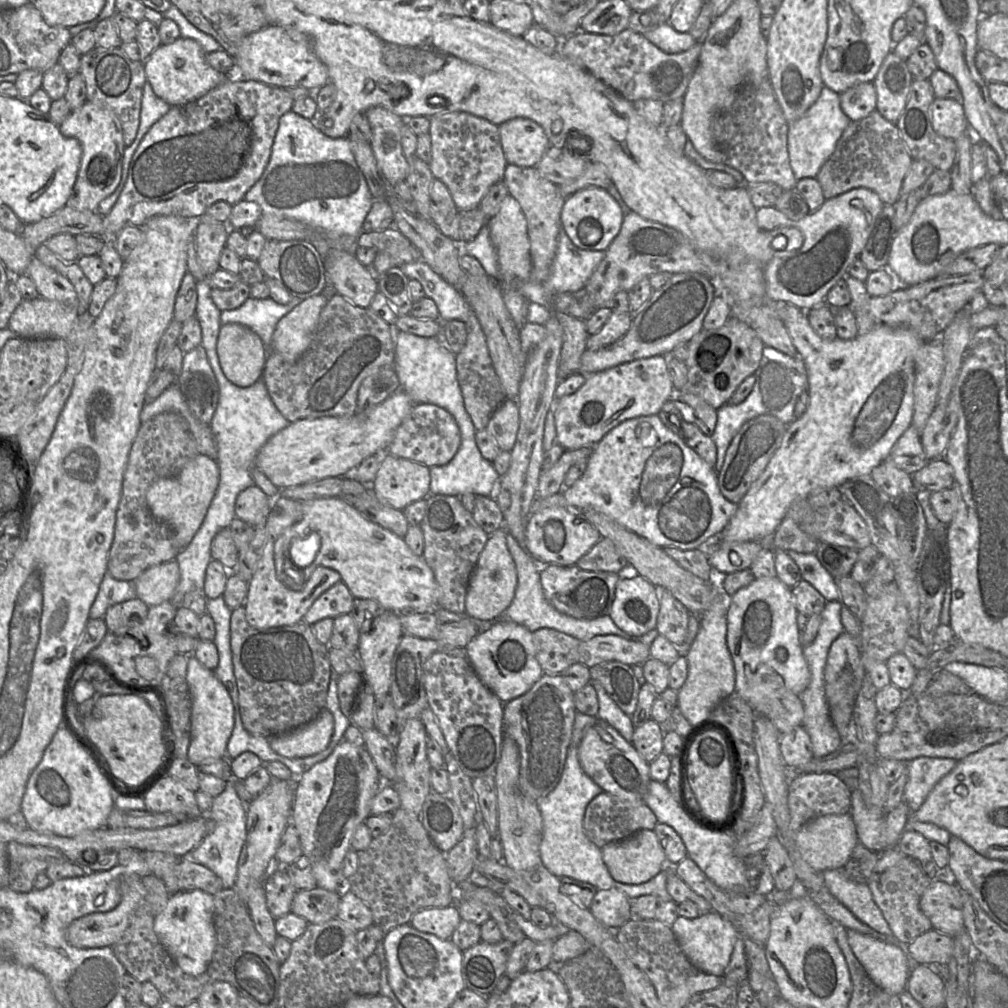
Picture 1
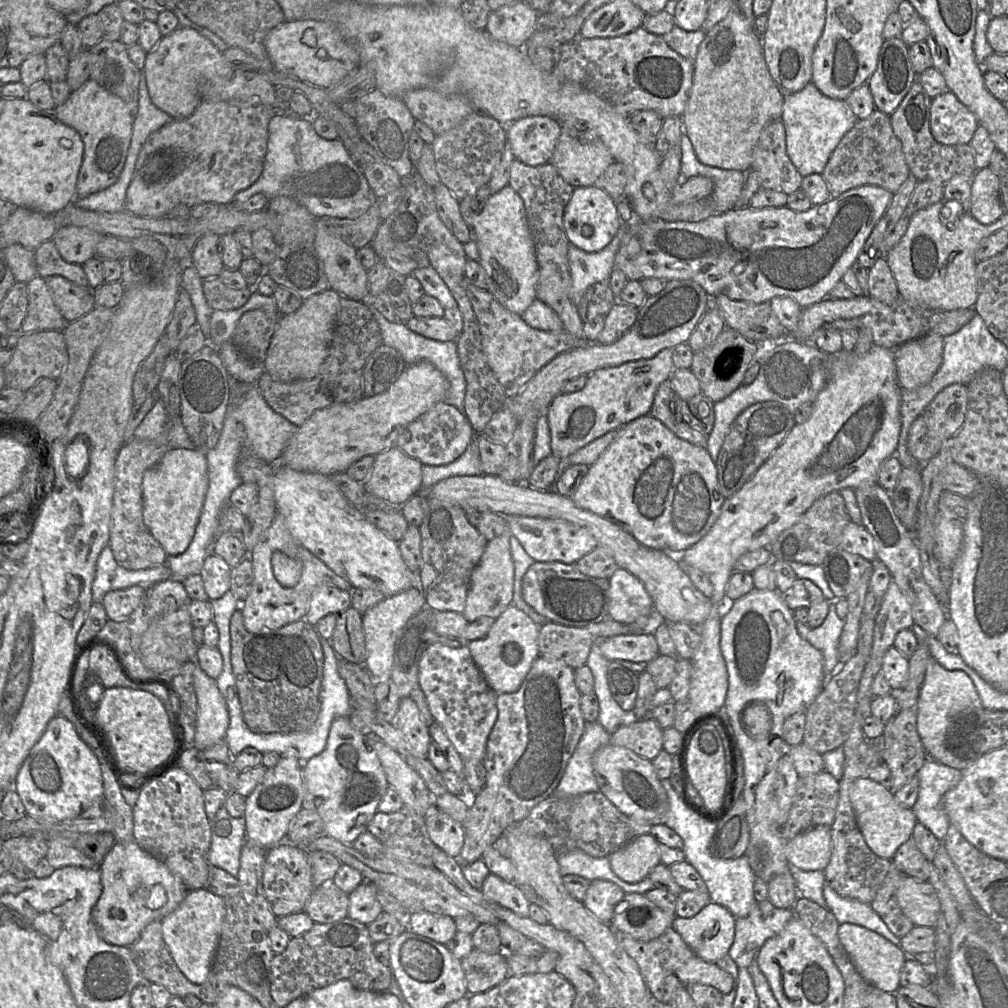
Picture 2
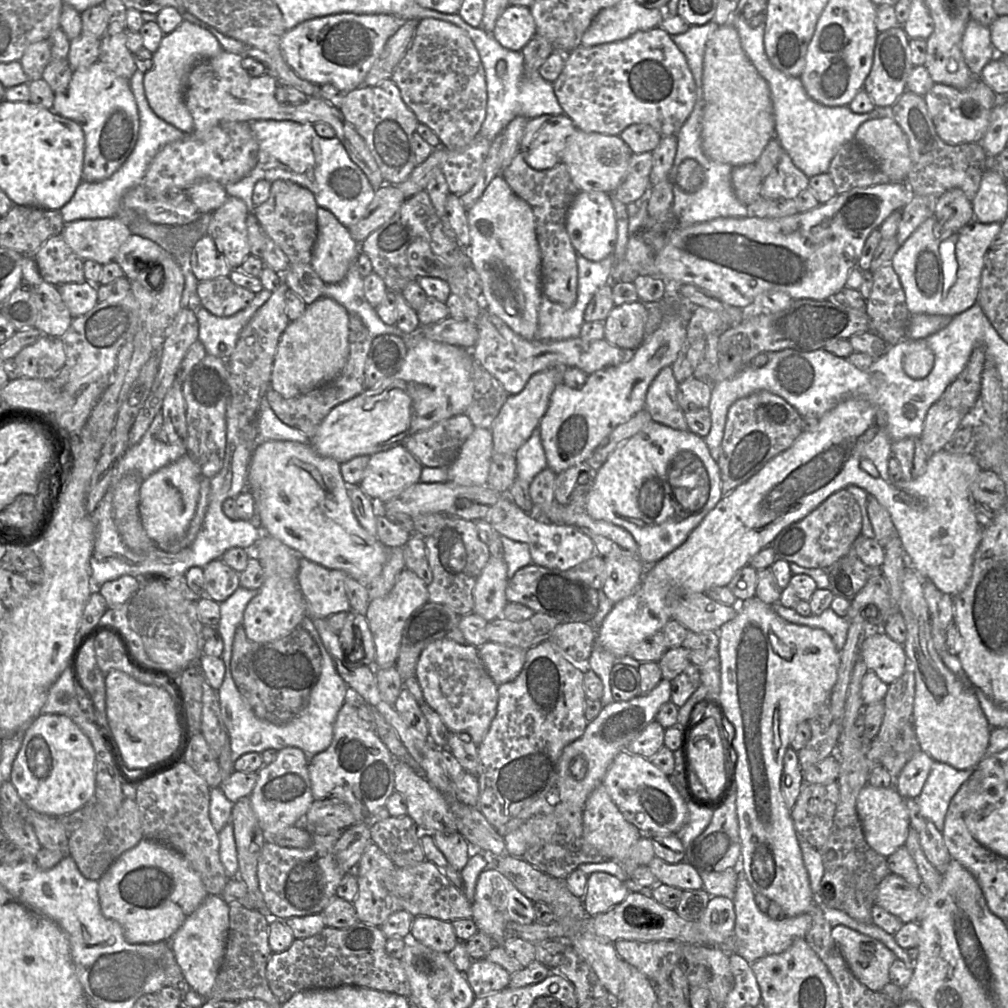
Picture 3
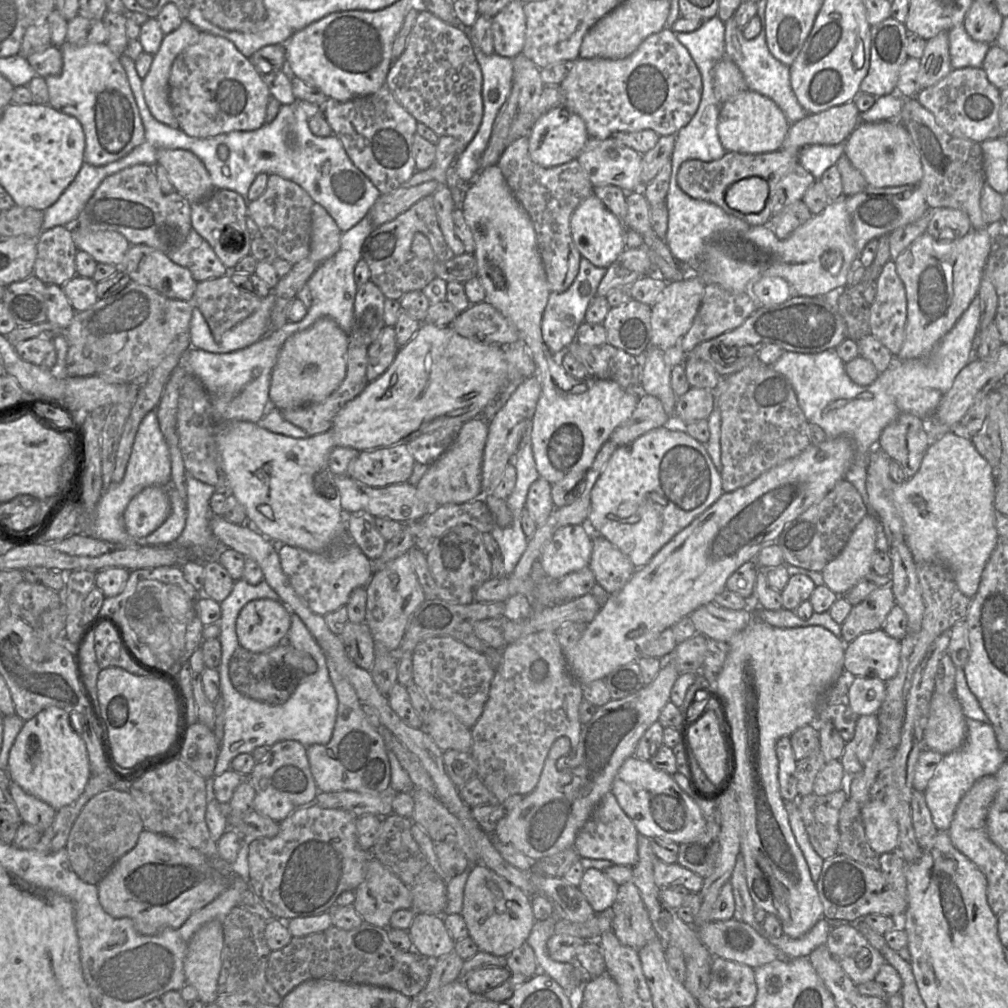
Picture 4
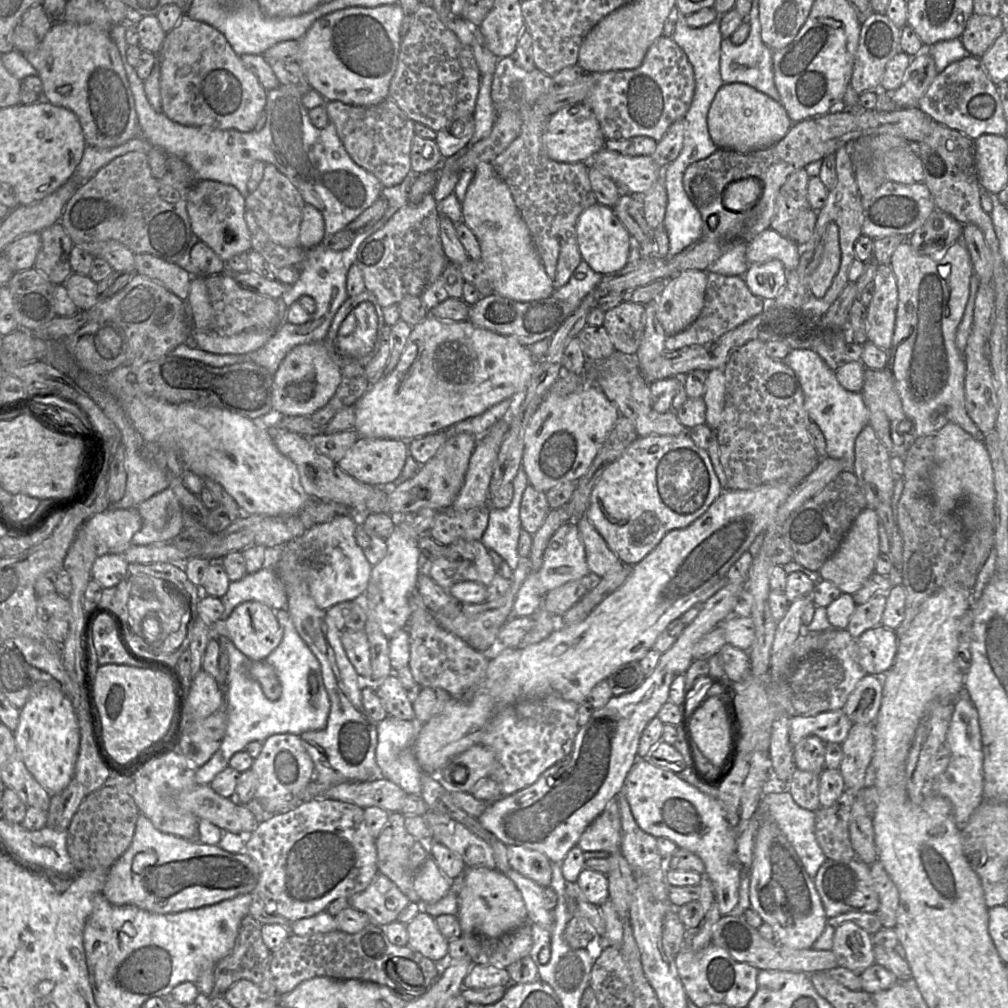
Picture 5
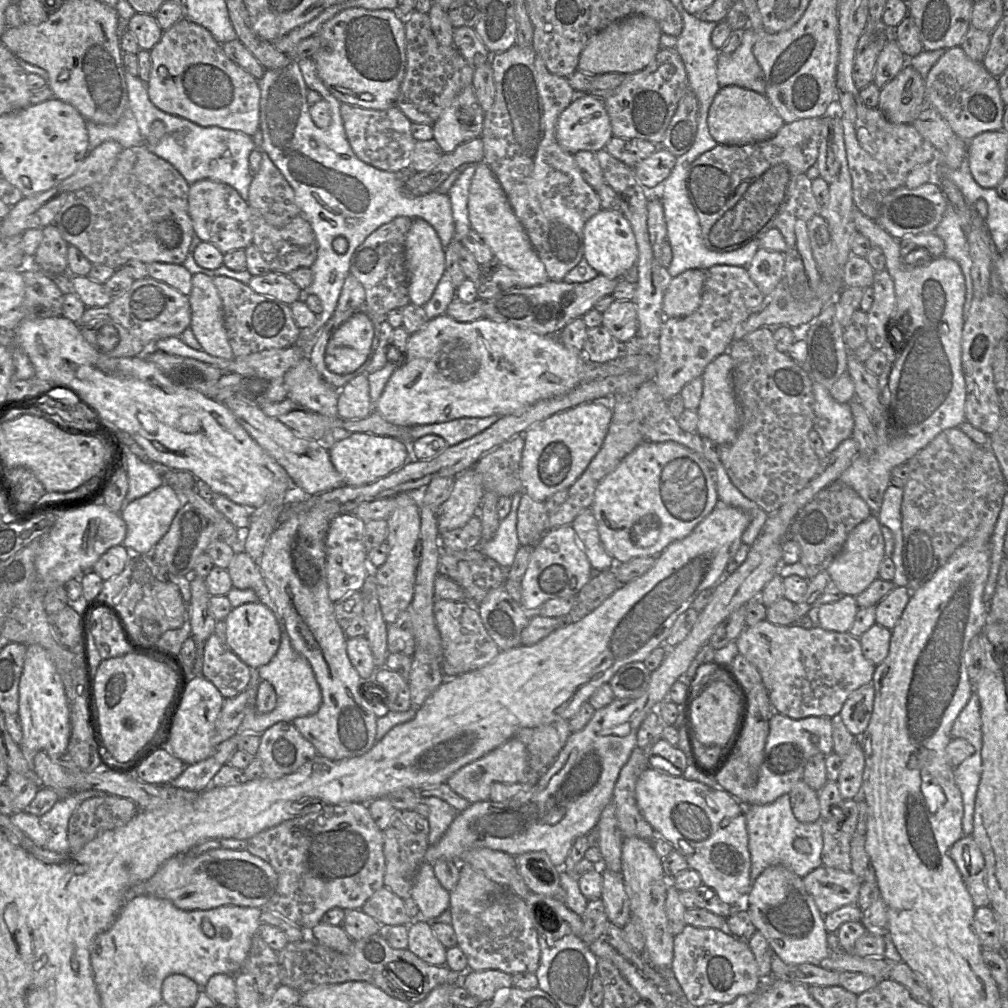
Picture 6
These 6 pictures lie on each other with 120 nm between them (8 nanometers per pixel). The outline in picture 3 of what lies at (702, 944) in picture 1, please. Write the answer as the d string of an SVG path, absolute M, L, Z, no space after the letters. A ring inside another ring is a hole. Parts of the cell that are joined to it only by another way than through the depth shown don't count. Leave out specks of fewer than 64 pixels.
M711 896L697 922L699 931L707 937L709 945L721 945L733 935L735 925L733 900L723 896Z

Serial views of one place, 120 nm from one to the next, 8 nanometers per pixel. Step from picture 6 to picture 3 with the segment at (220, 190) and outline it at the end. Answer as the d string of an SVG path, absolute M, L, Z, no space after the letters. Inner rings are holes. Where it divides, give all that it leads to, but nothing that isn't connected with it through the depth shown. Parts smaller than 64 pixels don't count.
M228 195L225 203L209 214L207 235L214 239L232 270L239 269L250 255L245 223L248 213L244 201Z

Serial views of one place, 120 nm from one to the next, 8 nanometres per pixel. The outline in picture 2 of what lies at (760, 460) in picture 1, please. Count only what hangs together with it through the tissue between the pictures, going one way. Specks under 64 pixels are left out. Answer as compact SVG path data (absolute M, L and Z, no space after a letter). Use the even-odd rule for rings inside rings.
M778 401L752 404L732 422L716 460L721 494L729 498L748 482L795 425L793 414Z

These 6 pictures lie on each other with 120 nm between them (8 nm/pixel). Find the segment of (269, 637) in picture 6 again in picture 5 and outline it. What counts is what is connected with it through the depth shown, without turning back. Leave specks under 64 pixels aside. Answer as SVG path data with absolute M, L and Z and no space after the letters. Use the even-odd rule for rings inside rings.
M248 601L238 605L227 619L220 619L211 625L211 638L217 637L227 637L250 660L261 661L280 644L283 628L273 609L258 601Z

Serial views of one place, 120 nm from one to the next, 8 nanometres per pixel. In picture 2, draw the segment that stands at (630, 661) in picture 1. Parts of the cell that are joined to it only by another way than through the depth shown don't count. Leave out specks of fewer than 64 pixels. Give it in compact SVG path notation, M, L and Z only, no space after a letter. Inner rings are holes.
M653 633L620 634L596 640L601 653L609 661L628 660L648 663L659 655Z

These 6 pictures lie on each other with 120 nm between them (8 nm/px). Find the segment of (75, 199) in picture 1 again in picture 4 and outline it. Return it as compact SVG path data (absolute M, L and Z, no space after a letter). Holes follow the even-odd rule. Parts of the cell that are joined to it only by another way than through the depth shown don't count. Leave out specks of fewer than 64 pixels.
M65 42L60 47L63 58L61 74L45 78L49 105L59 112L75 117L82 125L85 134L84 162L93 166L104 166L117 161L145 140L145 131L127 74L106 43L77 46Z

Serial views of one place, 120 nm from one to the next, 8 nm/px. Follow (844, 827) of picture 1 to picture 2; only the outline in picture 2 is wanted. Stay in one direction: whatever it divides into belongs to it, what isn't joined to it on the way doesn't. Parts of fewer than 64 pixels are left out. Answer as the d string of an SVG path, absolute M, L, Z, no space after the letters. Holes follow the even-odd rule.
M818 825L787 841L785 855L790 867L823 871L831 857L831 829Z

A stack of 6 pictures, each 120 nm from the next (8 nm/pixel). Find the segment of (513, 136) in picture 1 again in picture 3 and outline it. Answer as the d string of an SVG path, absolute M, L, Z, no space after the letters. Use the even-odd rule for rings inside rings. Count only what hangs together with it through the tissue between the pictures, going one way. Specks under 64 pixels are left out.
M566 114L530 118L523 132L520 152L533 169L552 168L561 162L567 139L576 128Z

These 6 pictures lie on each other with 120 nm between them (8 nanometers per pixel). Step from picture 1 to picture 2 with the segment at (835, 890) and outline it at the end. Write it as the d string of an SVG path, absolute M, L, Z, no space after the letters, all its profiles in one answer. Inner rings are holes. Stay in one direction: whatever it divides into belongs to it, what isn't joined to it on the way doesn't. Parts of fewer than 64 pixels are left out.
M826 883L823 887L823 897L827 909L839 924L848 923L864 927L902 949L900 939L888 929L880 916L872 909L871 904L841 897Z

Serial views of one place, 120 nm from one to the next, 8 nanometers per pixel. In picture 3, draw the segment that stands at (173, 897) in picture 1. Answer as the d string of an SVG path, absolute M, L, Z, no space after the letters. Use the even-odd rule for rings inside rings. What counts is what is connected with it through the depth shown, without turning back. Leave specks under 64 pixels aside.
M208 895L172 936L170 946L191 990L205 998L221 969L229 928L229 906L219 895Z

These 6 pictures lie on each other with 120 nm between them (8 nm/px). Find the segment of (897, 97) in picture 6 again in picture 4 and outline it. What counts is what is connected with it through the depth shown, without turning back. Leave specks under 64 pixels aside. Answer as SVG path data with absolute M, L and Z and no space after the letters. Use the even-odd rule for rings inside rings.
M941 31L926 42L917 75L919 89L935 85L952 70L948 31Z

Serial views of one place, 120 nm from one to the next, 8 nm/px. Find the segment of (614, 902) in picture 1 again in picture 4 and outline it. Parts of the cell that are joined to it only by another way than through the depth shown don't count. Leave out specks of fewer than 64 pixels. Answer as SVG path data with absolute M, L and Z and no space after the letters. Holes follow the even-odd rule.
M590 868L585 870L579 889L598 914L610 911L617 897L619 885L604 871Z

